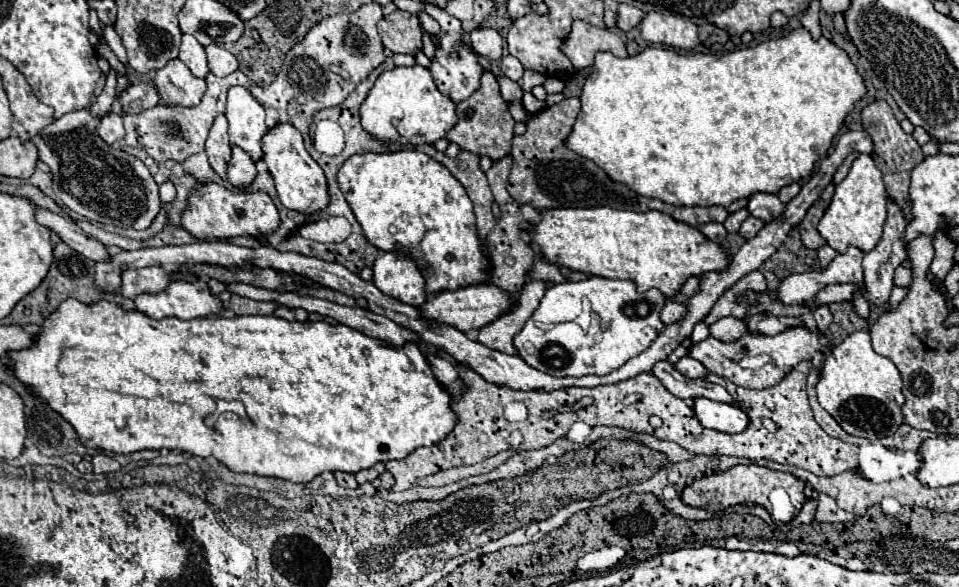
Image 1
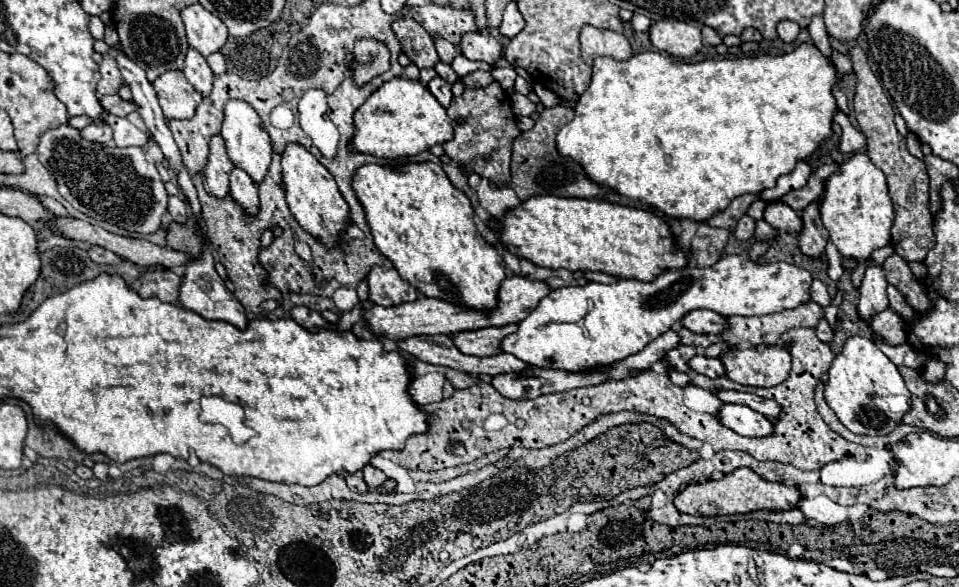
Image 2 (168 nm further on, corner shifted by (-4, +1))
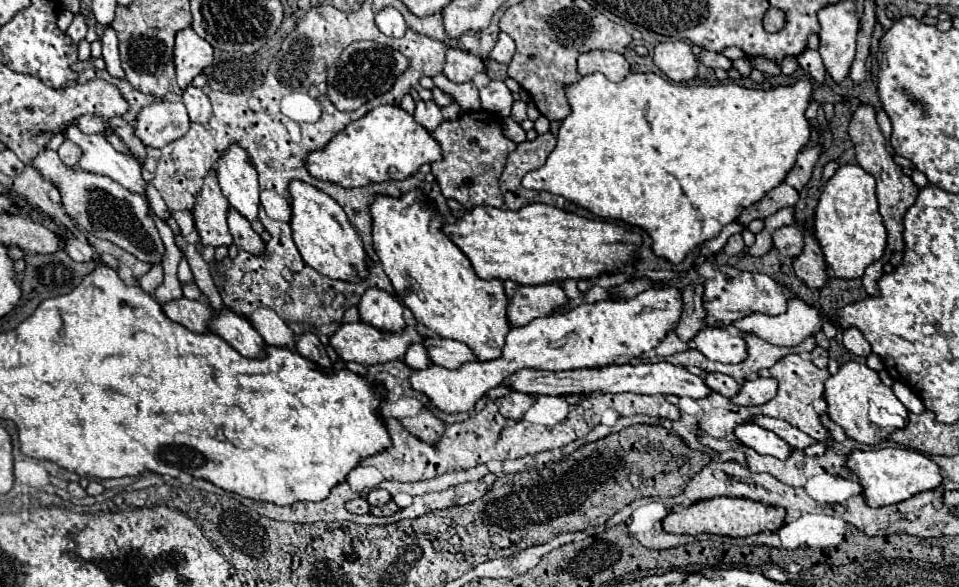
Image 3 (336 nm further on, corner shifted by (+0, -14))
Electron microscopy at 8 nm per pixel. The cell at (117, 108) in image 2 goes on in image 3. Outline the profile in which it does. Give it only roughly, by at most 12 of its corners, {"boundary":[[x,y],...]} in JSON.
{"boundary":[[81,115],[83,133],[105,133],[109,121],[99,115]]}

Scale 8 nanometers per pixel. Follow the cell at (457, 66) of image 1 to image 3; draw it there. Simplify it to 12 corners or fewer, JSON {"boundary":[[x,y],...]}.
{"boundary":[[419,101],[415,121],[435,131],[443,121],[435,101]]}

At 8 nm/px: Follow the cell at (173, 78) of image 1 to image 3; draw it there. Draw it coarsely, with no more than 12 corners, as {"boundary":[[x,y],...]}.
{"boundary":[[157,101],[137,115],[135,133],[161,149],[189,131],[181,101]]}

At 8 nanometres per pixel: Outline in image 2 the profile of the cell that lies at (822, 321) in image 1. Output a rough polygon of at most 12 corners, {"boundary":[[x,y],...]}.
{"boundary":[[825,318],[819,320],[815,332],[825,344],[833,340],[833,330]]}

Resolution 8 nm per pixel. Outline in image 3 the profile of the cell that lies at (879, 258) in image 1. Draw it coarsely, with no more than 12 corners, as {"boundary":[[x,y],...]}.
{"boundary":[[857,327],[843,331],[843,343],[855,355],[871,355],[871,345]]}

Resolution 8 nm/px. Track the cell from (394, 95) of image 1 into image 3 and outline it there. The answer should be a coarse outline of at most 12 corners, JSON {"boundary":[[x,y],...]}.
{"boundary":[[379,105],[307,157],[341,187],[405,179],[443,159],[399,105]]}

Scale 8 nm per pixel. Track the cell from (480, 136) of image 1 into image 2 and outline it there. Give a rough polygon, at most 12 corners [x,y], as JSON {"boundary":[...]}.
{"boundary":[[499,84],[465,90],[445,154],[497,188],[521,134]]}

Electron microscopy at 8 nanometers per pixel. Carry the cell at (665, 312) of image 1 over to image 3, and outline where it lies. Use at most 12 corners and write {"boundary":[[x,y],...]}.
{"boundary":[[719,327],[701,329],[693,343],[707,359],[739,363],[743,337]]}

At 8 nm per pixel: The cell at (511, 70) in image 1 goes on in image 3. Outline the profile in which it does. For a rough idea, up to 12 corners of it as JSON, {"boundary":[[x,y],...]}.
{"boundary":[[503,81],[479,89],[481,109],[509,117],[513,95]]}

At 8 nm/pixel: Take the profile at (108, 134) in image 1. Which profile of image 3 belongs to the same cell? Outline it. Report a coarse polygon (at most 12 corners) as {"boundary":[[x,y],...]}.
{"boundary":[[65,139],[59,155],[69,165],[81,159],[83,151],[69,139]]}

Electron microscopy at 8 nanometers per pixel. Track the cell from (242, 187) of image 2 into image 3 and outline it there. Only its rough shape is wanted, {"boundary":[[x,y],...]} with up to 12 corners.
{"boundary":[[233,207],[227,213],[233,243],[241,251],[263,253],[265,243]]}

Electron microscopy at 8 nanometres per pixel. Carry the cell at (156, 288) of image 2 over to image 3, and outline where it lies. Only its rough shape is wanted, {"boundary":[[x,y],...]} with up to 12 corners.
{"boundary":[[191,299],[163,303],[171,321],[205,333],[213,311]]}

